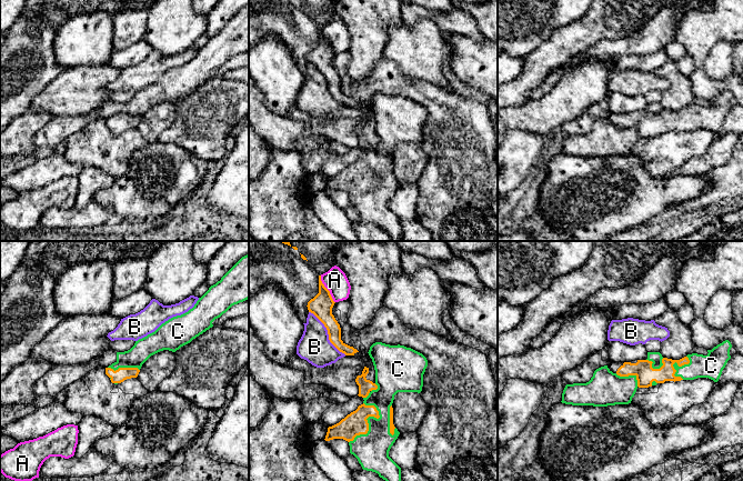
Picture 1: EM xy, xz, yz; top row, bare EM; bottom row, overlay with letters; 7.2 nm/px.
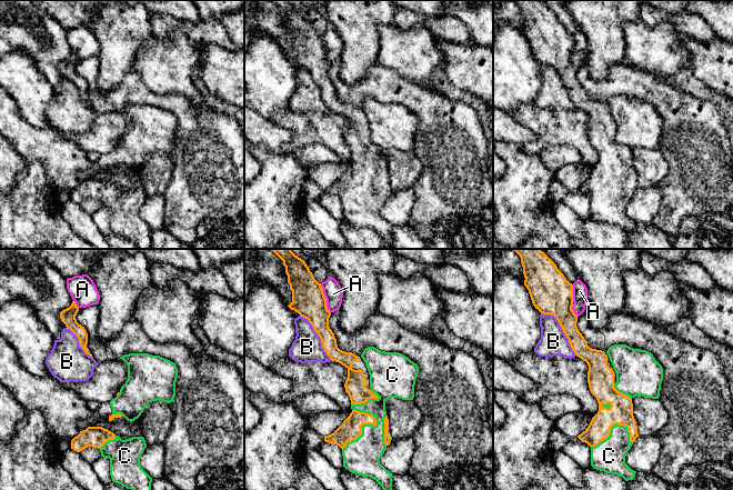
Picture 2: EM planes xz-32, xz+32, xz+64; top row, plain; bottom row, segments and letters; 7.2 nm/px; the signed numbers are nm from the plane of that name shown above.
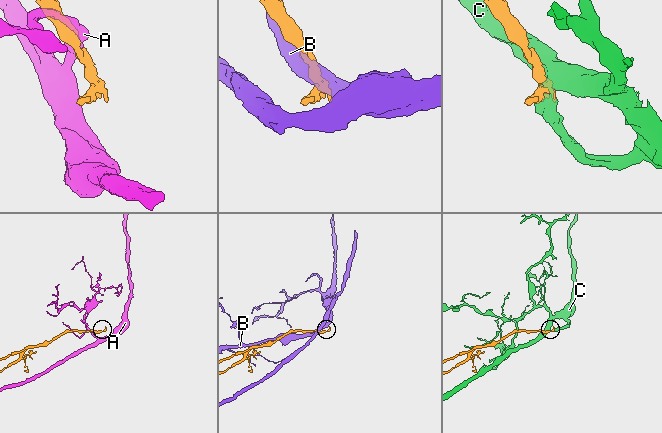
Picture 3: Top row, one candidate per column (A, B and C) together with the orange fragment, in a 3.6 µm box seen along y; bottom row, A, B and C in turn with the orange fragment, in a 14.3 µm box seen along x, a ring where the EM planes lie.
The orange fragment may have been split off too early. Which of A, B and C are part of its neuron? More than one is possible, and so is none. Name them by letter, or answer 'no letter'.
C

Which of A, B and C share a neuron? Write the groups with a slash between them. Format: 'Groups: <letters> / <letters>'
Groups: A / B / C

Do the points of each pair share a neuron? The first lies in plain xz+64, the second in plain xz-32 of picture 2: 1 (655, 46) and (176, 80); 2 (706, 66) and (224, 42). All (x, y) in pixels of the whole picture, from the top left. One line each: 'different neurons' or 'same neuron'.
1: same neuron
2: different neurons

